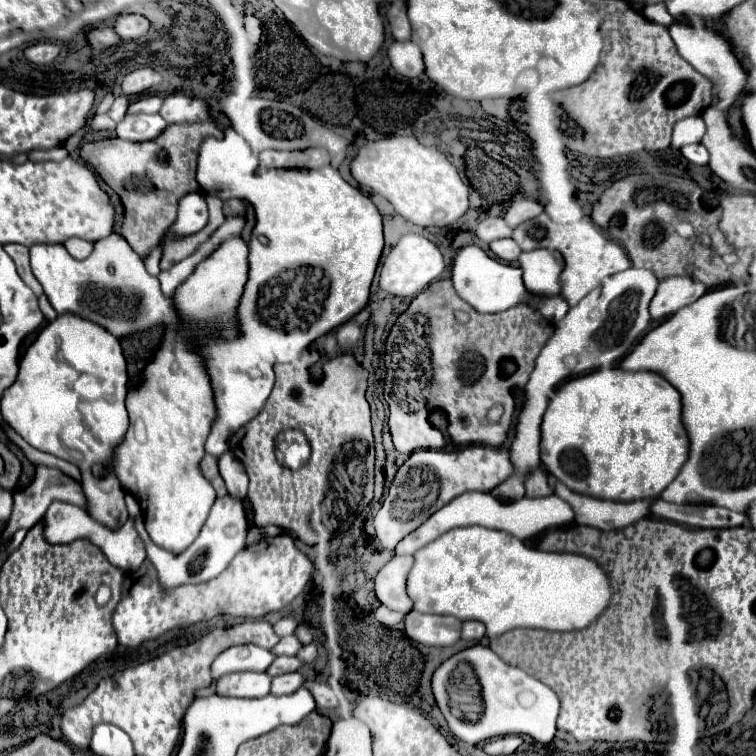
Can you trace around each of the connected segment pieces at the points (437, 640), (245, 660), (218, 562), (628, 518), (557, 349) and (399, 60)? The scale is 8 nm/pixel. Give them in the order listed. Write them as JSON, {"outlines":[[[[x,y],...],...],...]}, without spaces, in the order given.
{"outlines":[[[[412,610],[406,616],[406,634],[410,640],[424,646],[454,646],[460,640],[462,620],[454,616],[420,614]]],[[[244,644],[244,646],[232,646],[226,652],[222,652],[214,664],[212,664],[212,678],[220,678],[228,672],[242,672],[242,670],[256,670],[264,672],[268,666],[276,660],[276,654],[254,646],[254,644]]],[[[226,494],[222,498],[216,498],[210,516],[206,524],[200,530],[200,536],[192,542],[190,554],[186,556],[174,556],[174,570],[166,568],[156,568],[158,570],[158,584],[164,590],[174,590],[182,584],[196,584],[196,582],[206,582],[210,578],[216,578],[222,574],[232,558],[246,548],[246,536],[248,536],[248,518],[246,518],[246,508],[242,498]]],[[[562,482],[556,484],[556,494],[560,498],[564,498],[568,504],[572,504],[578,524],[594,526],[600,530],[624,528],[624,526],[634,524],[636,520],[648,516],[648,500],[612,502],[612,500],[592,498],[592,496],[572,492]]],[[[628,268],[624,272],[612,274],[588,296],[584,296],[574,308],[568,310],[568,314],[560,320],[560,328],[556,324],[556,332],[536,358],[536,368],[526,384],[526,406],[518,418],[516,438],[510,446],[516,474],[494,488],[492,496],[502,501],[516,501],[524,496],[524,476],[532,468],[540,466],[540,424],[542,414],[548,406],[548,394],[558,382],[580,376],[594,368],[610,368],[628,352],[632,352],[632,348],[638,344],[648,328],[648,304],[654,298],[658,284],[660,280],[656,278],[656,274],[646,268]]],[[[392,42],[388,48],[388,58],[396,74],[406,78],[418,78],[424,74],[424,58],[414,42]]]]}

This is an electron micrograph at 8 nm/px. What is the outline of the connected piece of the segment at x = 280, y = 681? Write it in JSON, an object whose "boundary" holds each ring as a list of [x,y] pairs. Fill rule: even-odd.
{"boundary":[[[290,672],[290,674],[276,676],[272,680],[272,694],[292,694],[304,684],[304,680],[306,678],[300,672]]]}

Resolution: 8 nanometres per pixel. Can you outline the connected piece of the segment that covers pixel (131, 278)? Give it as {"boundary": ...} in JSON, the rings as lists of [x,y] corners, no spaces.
{"boundary":[[[120,234],[96,242],[92,256],[86,260],[72,258],[62,244],[34,244],[30,248],[30,266],[58,314],[70,312],[86,318],[112,332],[116,338],[126,338],[150,330],[152,326],[178,330],[178,324],[184,324],[176,312],[174,300],[164,296],[160,280],[146,272],[140,256]]]}

